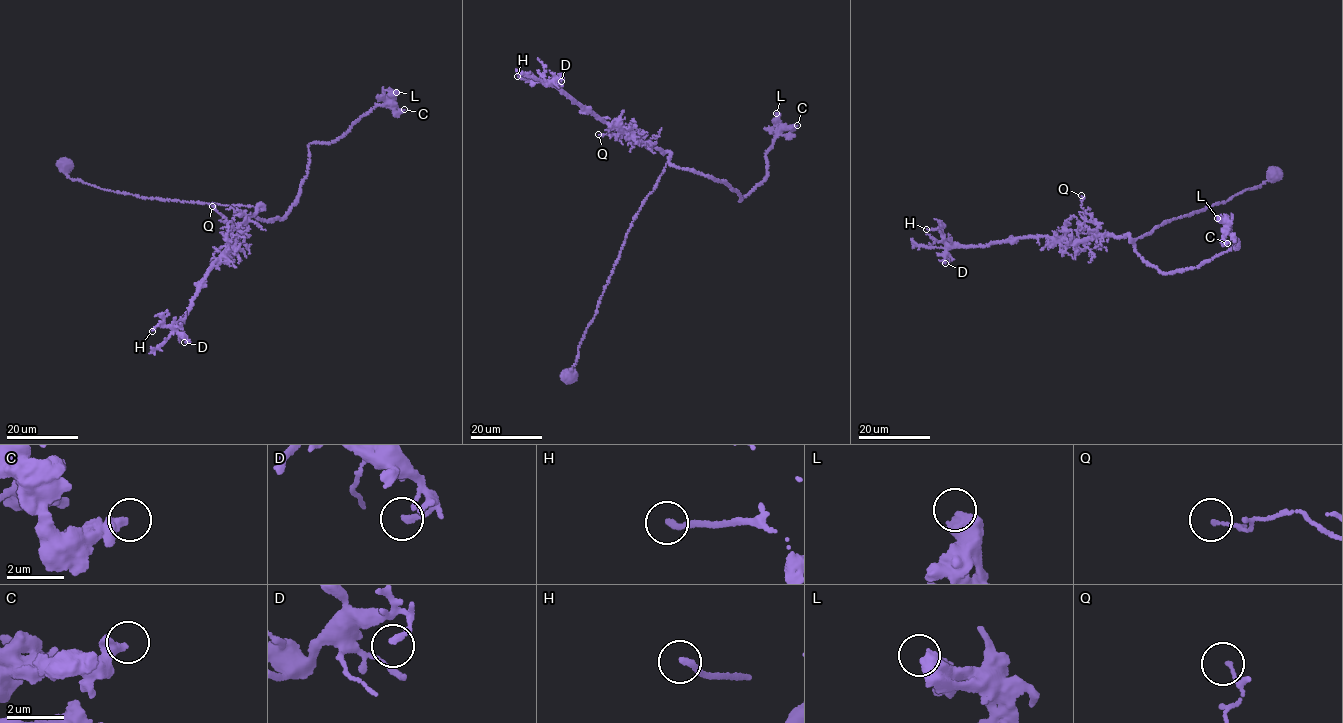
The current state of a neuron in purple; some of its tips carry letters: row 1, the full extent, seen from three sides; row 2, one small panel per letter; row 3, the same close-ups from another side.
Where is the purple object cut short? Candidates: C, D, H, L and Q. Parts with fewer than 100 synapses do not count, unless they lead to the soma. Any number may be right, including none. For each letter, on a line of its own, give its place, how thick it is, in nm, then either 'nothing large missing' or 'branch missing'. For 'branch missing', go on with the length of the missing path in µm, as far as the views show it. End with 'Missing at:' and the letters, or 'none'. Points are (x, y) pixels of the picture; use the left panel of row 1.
C: at (404, 109); 240 nm thick; nothing large missing
D: at (184, 342); 180 nm thick; nothing large missing
H: at (152, 331); 190 nm thick; nothing large missing
L: at (396, 92); 600 nm thick; nothing large missing
Q: at (212, 206); 80 nm thick; nothing large missing
Missing at: none

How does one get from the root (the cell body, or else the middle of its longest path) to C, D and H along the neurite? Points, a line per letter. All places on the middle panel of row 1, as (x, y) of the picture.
C: (569, 375), (633, 219), (668, 159), (722, 181), (740, 201), (764, 180), (765, 158), (781, 129), (797, 125)
D: (569, 375), (633, 219), (656, 185), (670, 154), (649, 147), (602, 121), (551, 84), (563, 77), (561, 81)
H: (569, 375), (633, 219), (656, 185), (670, 154), (649, 147), (602, 121), (550, 83), (517, 76)

